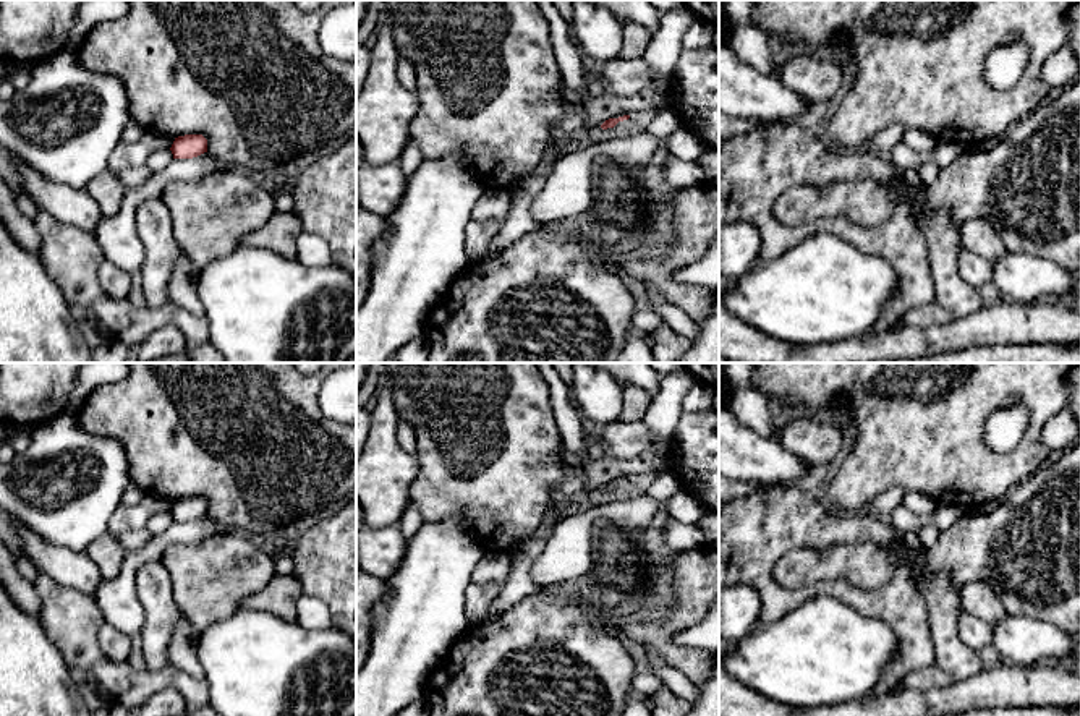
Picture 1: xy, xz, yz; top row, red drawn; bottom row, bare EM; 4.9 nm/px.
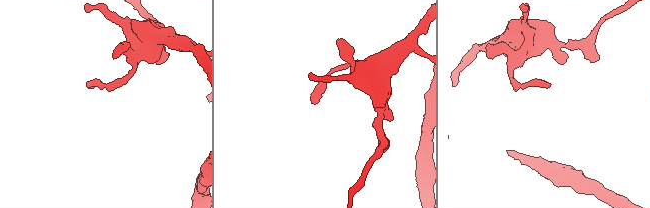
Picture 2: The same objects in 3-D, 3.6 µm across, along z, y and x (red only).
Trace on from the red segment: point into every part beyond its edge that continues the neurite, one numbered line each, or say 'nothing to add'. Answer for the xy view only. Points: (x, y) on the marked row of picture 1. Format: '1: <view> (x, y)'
nothing to add

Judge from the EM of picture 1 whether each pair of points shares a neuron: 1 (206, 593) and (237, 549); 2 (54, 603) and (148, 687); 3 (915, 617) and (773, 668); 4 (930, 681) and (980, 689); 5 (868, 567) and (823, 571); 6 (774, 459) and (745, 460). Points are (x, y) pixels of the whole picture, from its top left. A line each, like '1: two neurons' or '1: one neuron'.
1: one neuron
2: one neuron
3: two neurons
4: two neurons
5: one neuron
6: one neuron

